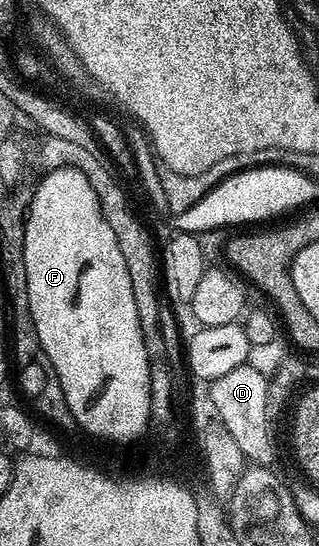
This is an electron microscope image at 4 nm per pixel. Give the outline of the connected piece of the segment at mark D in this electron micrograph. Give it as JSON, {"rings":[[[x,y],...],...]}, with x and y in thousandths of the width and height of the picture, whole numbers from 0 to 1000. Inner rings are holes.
{"rings":[[[771,668],[721,678],[699,690],[658,696],[655,714],[677,742],[683,773],[696,775],[718,800],[743,808],[765,842],[824,852],[850,833],[850,789],[834,760],[834,712],[840,689]]]}

